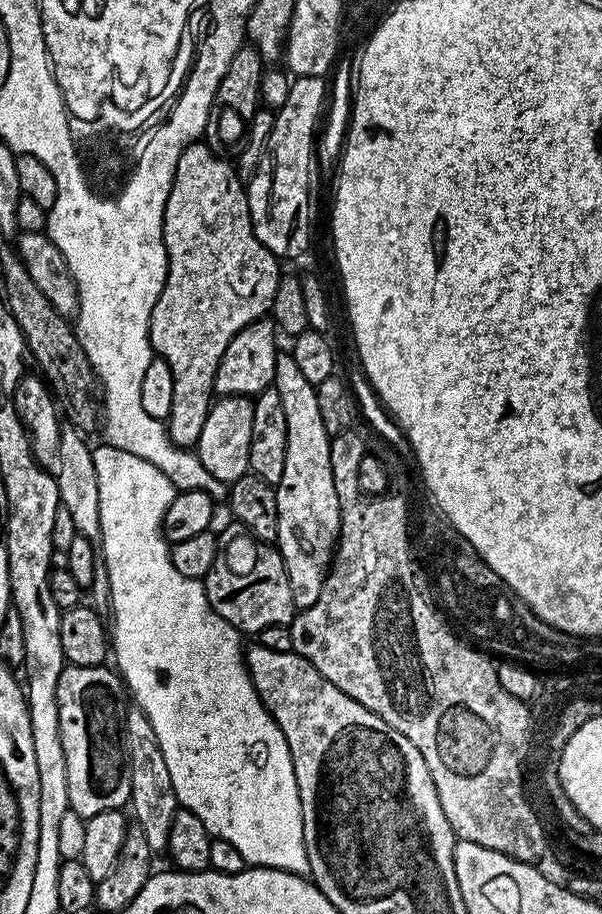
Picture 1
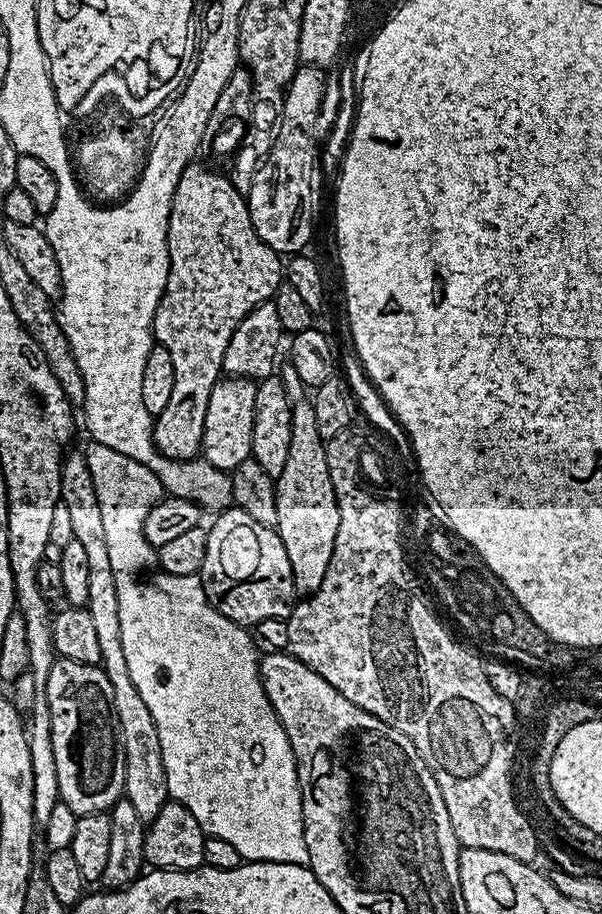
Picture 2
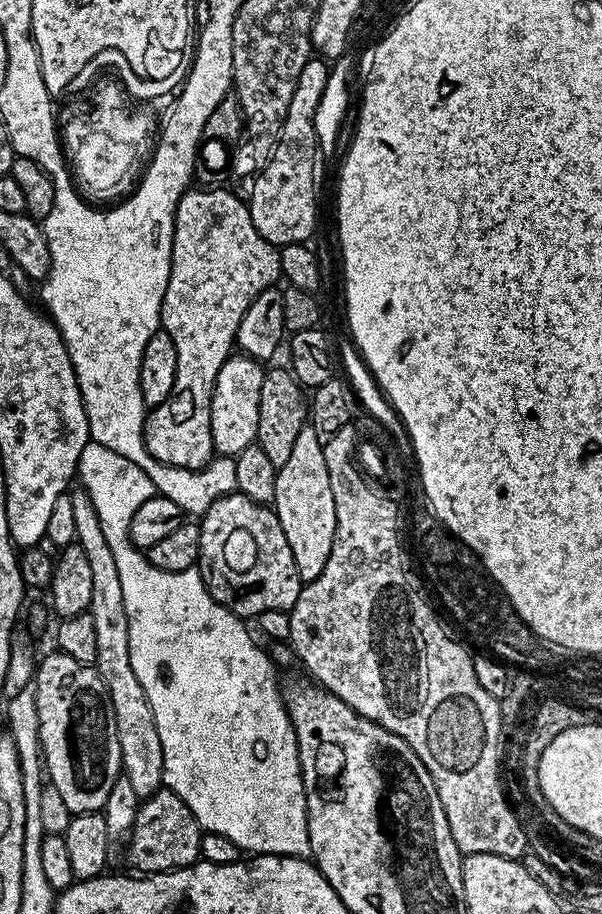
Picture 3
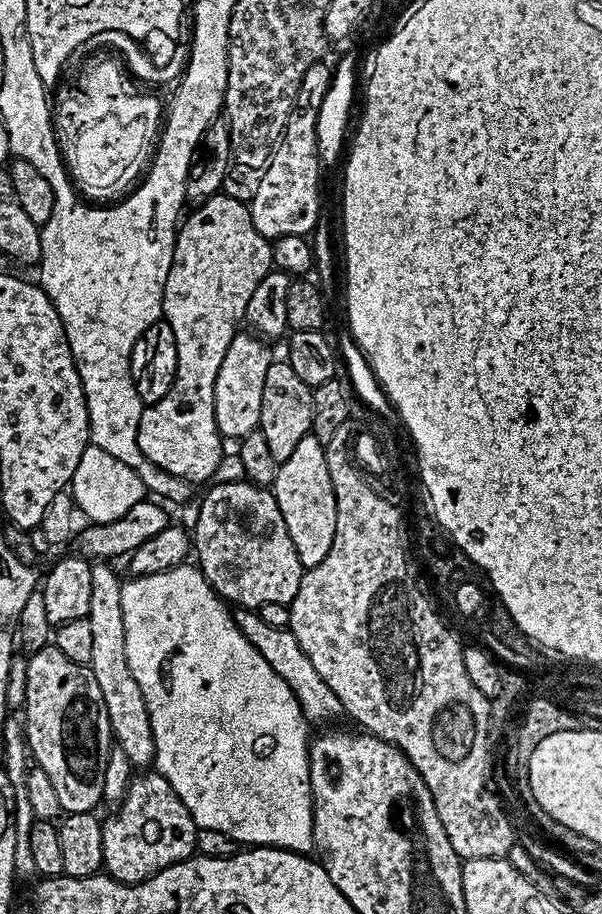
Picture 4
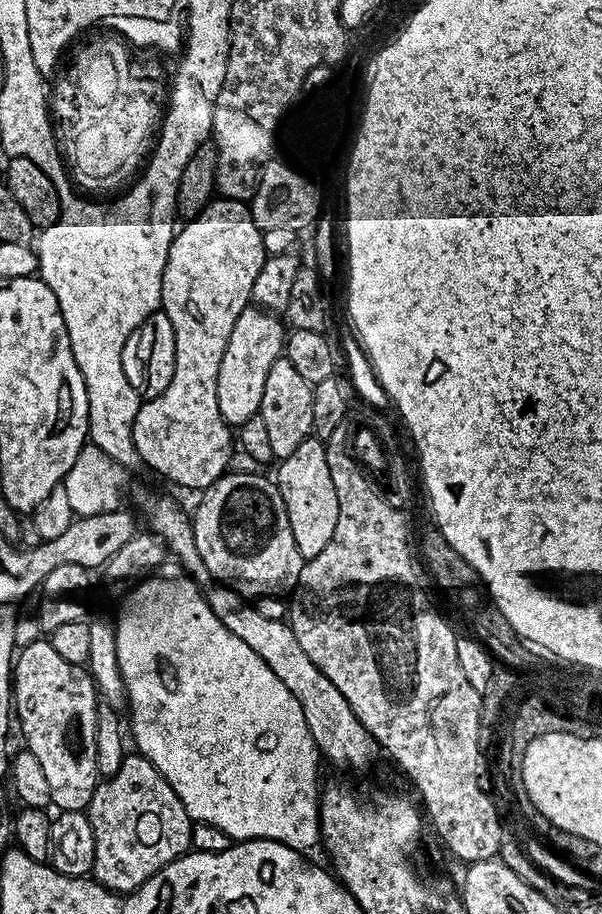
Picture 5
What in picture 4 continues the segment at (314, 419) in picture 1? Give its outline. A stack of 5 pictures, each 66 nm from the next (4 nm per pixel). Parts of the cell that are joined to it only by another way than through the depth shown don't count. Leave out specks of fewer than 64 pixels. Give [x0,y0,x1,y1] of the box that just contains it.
[281,435,336,569]

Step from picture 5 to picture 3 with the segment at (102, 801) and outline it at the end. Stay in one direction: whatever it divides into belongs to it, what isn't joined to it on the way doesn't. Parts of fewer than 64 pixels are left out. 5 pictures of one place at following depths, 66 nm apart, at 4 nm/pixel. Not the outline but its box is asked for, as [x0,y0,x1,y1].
[126,790,202,874]

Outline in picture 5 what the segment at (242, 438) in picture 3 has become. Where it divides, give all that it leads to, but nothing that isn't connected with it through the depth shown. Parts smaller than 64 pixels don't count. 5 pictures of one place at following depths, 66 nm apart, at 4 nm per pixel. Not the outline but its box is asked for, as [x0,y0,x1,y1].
[218,306,286,426]

